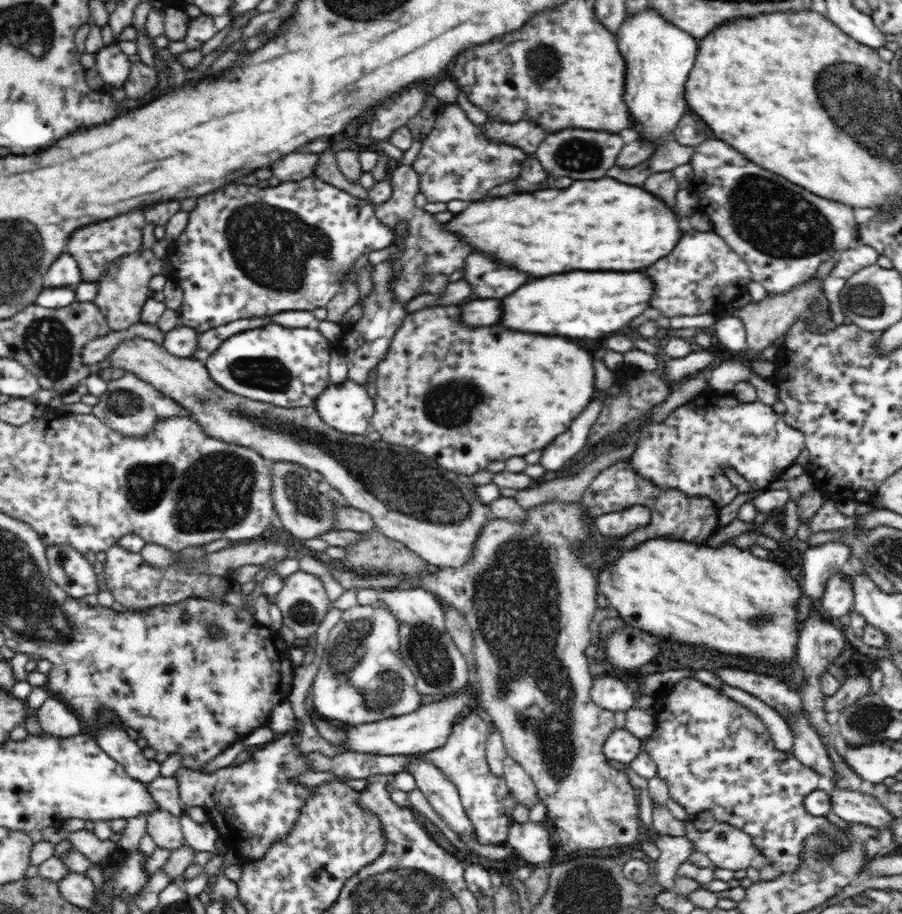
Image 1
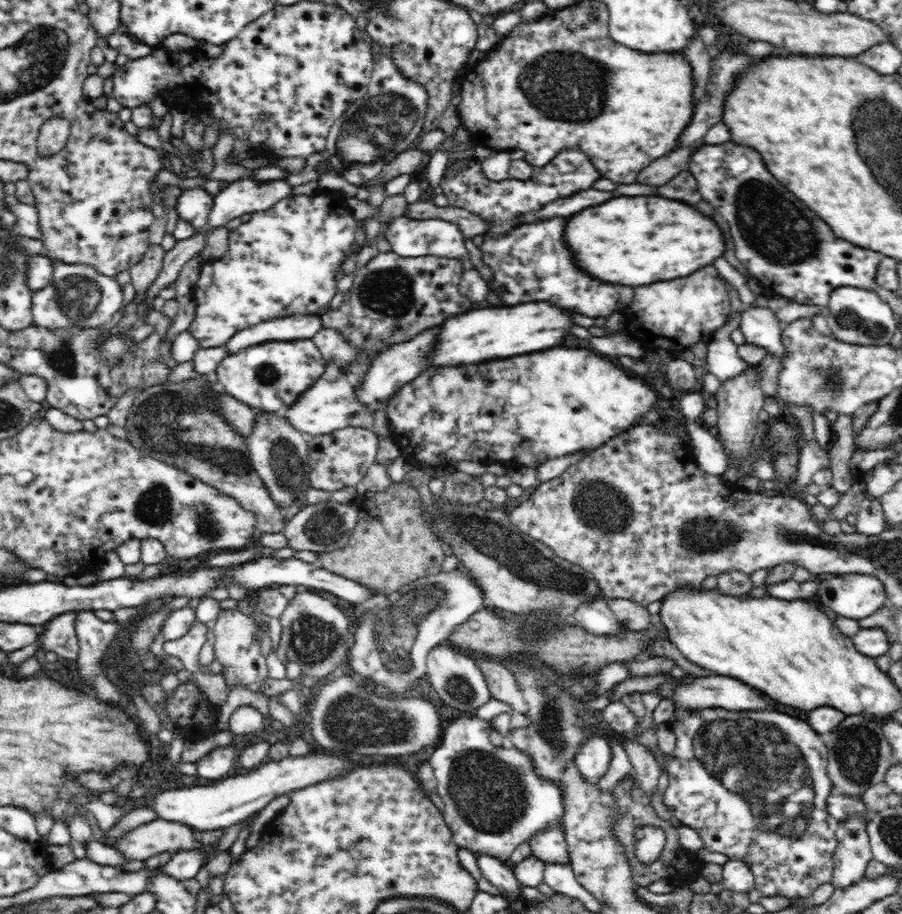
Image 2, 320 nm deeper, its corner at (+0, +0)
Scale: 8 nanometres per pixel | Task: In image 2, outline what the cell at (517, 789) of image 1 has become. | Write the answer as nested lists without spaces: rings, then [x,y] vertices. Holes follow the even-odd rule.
[[[560,823],[548,824],[542,832],[536,832],[529,840],[532,855],[546,863],[559,862],[570,865],[570,853]]]

